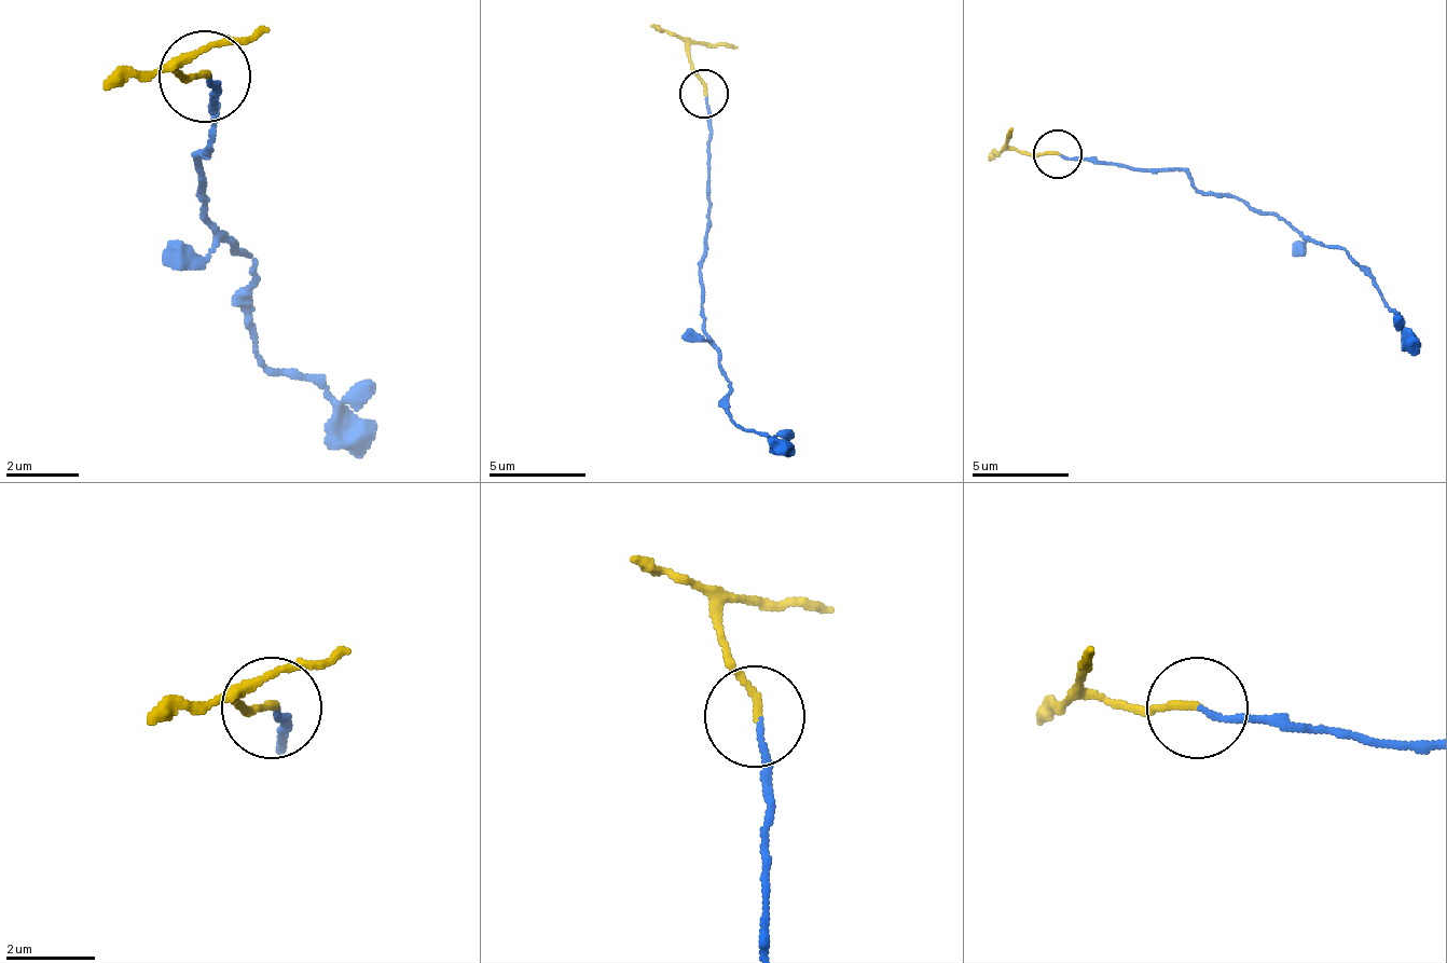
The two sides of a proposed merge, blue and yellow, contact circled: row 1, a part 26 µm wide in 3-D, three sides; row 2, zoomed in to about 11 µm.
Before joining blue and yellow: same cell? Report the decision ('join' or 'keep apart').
keep apart

